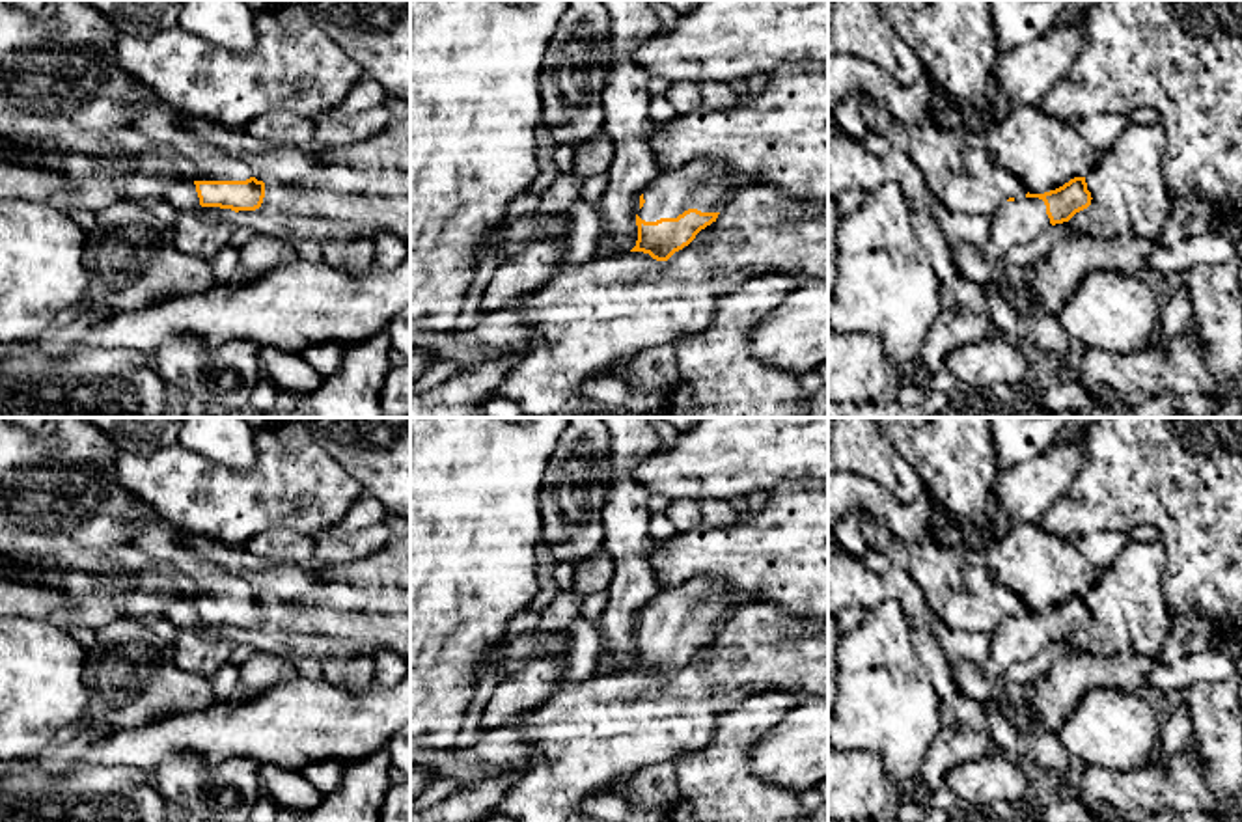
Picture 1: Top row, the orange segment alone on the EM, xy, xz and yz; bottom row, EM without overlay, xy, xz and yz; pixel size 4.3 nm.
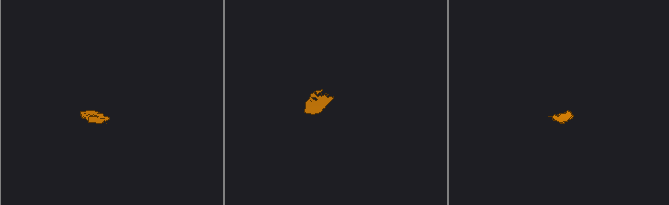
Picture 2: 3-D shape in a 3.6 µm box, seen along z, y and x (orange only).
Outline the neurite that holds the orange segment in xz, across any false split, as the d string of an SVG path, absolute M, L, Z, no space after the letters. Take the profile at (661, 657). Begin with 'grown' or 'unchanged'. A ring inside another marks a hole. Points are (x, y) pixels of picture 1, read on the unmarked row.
grown; M720 576L660 587L640 613L638 658L630 669L668 678L716 639L744 596Z

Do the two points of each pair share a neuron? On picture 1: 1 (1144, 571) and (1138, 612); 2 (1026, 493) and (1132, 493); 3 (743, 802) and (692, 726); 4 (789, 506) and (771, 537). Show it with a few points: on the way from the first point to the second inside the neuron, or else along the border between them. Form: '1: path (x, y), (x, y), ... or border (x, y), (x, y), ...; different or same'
1: path (1138, 580), (1138, 602); same
2: border (1084, 453), (1084, 463), (1075, 479), (1039, 522); different
3: border (720, 714), (715, 735), (674, 761); different
4: path (787, 513), (787, 522), (778, 532); same

